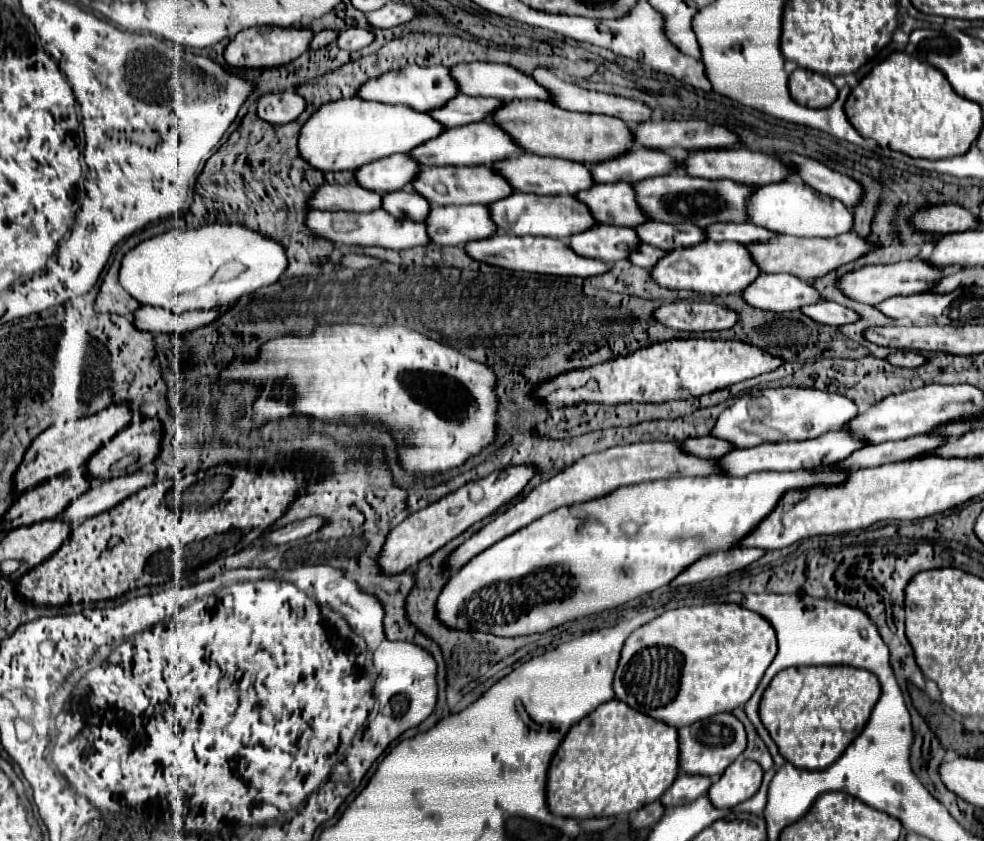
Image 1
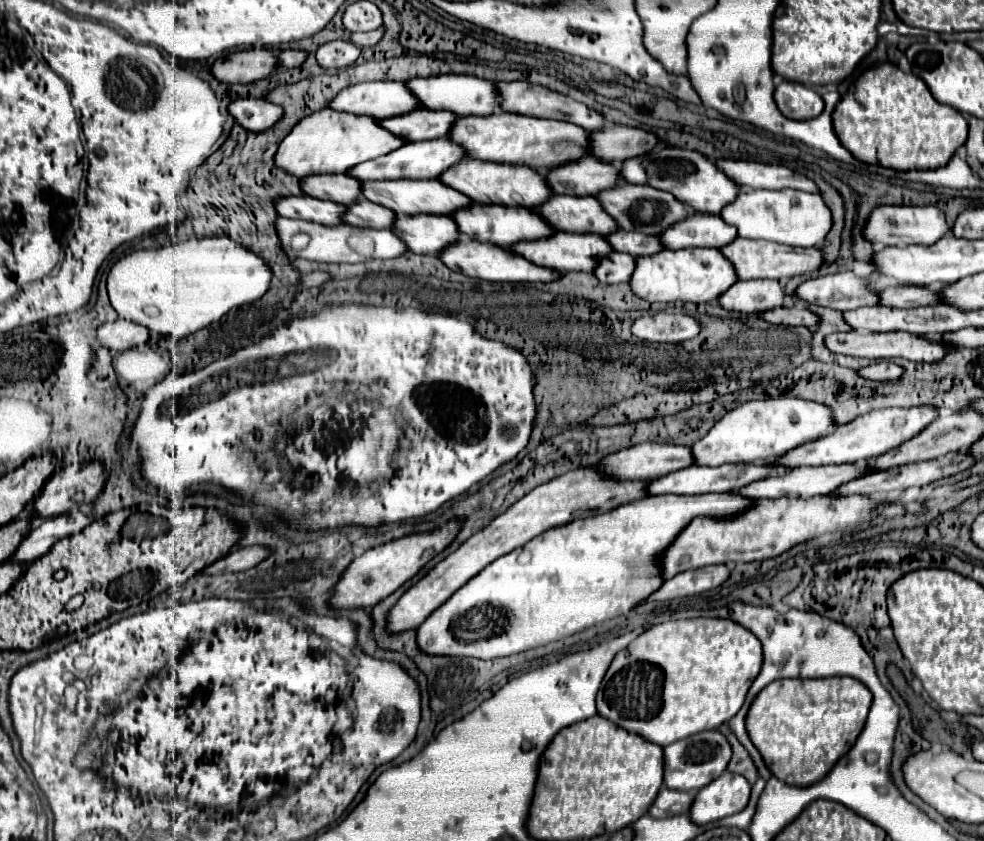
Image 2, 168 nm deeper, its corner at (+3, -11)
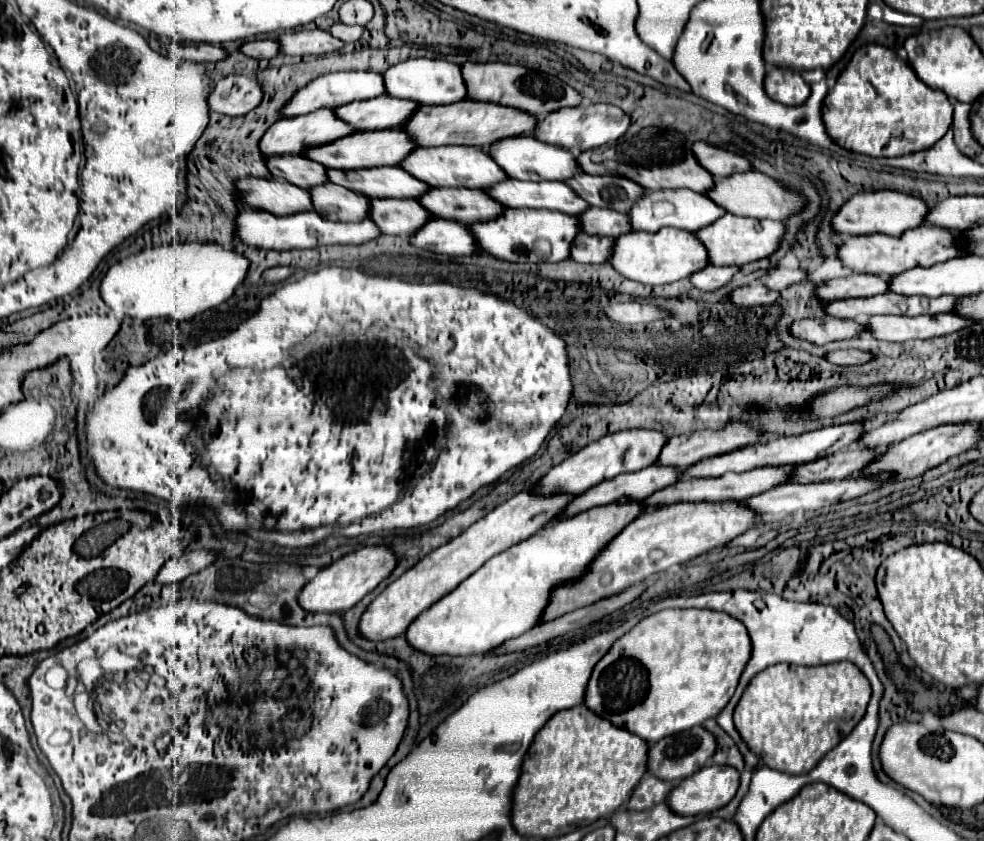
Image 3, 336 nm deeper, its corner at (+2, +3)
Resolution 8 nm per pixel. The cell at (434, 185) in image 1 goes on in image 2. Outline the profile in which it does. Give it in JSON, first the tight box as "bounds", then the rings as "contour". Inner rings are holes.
{"bounds":[362,180,472,214],"contour":[[[376,180],[362,184],[362,196],[374,204],[380,204],[394,214],[452,214],[454,210],[472,204],[470,198],[436,180]]]}

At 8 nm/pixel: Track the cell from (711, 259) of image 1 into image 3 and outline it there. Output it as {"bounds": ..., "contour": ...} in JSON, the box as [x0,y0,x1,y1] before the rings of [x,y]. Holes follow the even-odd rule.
{"bounds":[611,228,709,286],"contour":[[[661,228],[657,234],[629,232],[627,236],[619,236],[615,240],[615,256],[611,258],[611,264],[629,280],[649,286],[661,286],[689,278],[709,266],[709,252],[693,232],[679,228]]]}

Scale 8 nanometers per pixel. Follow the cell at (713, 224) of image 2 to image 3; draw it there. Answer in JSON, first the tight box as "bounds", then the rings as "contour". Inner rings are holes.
{"bounds":[629,190,725,232],"contour":[[[691,190],[649,192],[647,200],[639,200],[639,204],[635,204],[635,208],[631,208],[631,212],[629,212],[633,228],[643,230],[643,232],[657,232],[665,226],[681,228],[687,232],[699,232],[701,228],[707,228],[713,222],[717,222],[723,214],[725,214],[725,210],[719,208],[707,194],[699,194],[699,192],[691,192]]]}

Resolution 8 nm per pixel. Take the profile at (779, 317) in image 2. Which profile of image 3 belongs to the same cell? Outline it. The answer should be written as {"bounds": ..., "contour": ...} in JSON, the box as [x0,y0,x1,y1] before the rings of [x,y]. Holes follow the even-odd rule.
{"bounds":[731,284,781,306],"contour":[[[755,284],[755,286],[745,286],[745,288],[737,288],[731,294],[731,300],[737,306],[765,306],[765,304],[773,304],[781,300],[779,292],[769,290],[763,284]]]}

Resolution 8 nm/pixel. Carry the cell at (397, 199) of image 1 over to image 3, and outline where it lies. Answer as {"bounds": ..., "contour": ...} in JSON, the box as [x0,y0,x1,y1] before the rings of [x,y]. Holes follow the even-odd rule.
{"bounds":[311,182,371,222],"contour":[[[331,182],[313,188],[311,196],[315,210],[331,220],[343,220],[343,222],[365,220],[365,216],[371,210],[369,198],[365,194],[353,192],[349,188],[341,188]]]}

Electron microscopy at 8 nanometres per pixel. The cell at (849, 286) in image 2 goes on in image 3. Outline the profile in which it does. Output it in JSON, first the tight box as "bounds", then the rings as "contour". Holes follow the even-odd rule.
{"bounds":[761,266,807,290],"contour":[[[779,266],[771,276],[767,276],[767,278],[761,278],[761,282],[767,286],[767,288],[771,288],[771,290],[785,290],[785,288],[789,288],[789,286],[793,286],[793,284],[799,284],[799,282],[803,282],[803,280],[807,280],[807,272],[805,270],[789,270],[789,268],[783,268],[783,266]]]}

